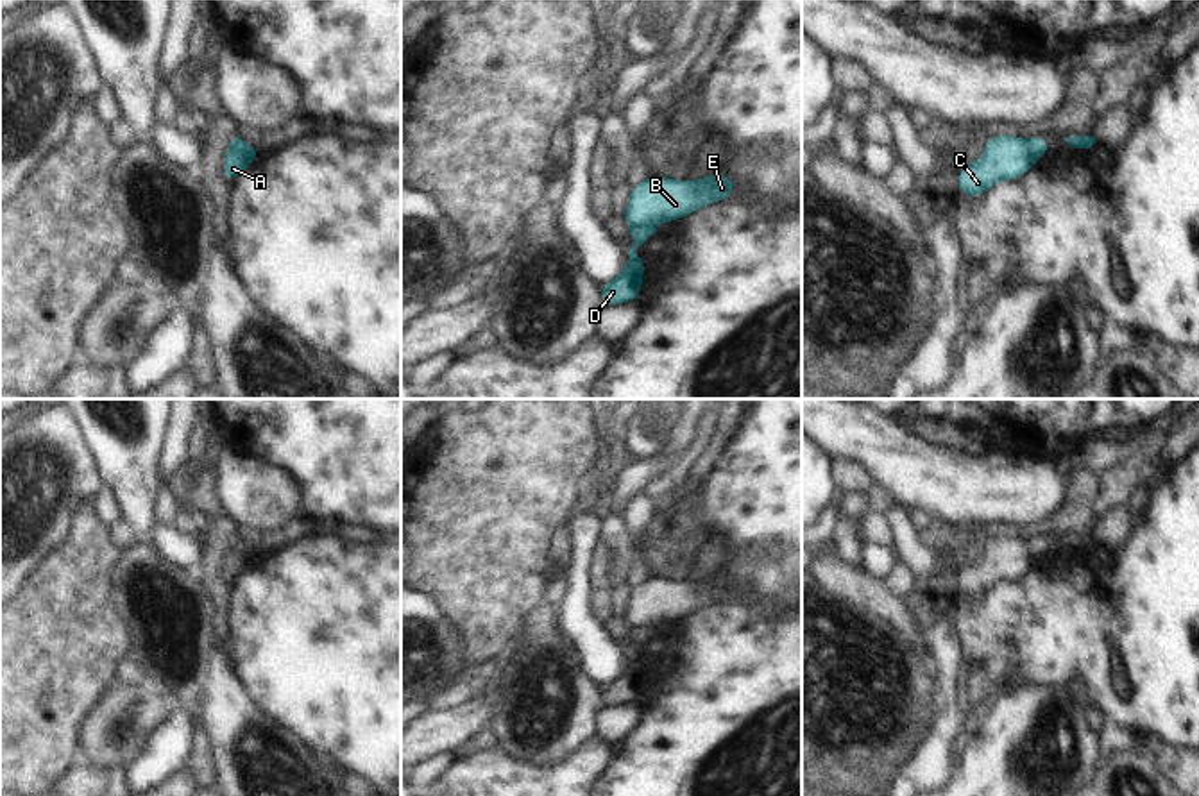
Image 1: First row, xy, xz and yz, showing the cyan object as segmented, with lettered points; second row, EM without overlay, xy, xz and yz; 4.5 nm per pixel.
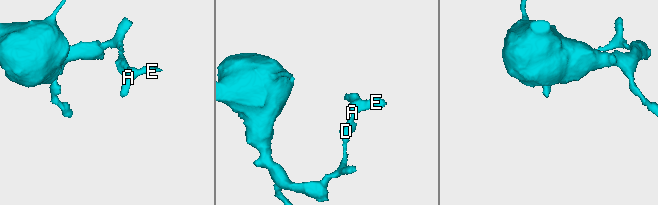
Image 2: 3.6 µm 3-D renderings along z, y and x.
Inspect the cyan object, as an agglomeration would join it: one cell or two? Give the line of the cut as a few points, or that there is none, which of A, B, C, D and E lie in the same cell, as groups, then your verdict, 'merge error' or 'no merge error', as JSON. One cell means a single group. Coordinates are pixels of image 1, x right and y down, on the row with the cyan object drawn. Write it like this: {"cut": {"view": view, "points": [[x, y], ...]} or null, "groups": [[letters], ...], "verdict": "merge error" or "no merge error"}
{"cut": {"view": "xz", "points": [[630, 224], [655, 226]]}, "groups": [["A", "B", "C", "E"], ["D"]], "verdict": "merge error"}

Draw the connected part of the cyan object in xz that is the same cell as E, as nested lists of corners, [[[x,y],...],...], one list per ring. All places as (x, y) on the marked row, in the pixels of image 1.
[[[712,174],[700,181],[671,181],[648,177],[630,188],[626,204],[628,225],[660,225],[666,220],[682,220],[694,209],[734,195],[734,182],[723,174]]]

